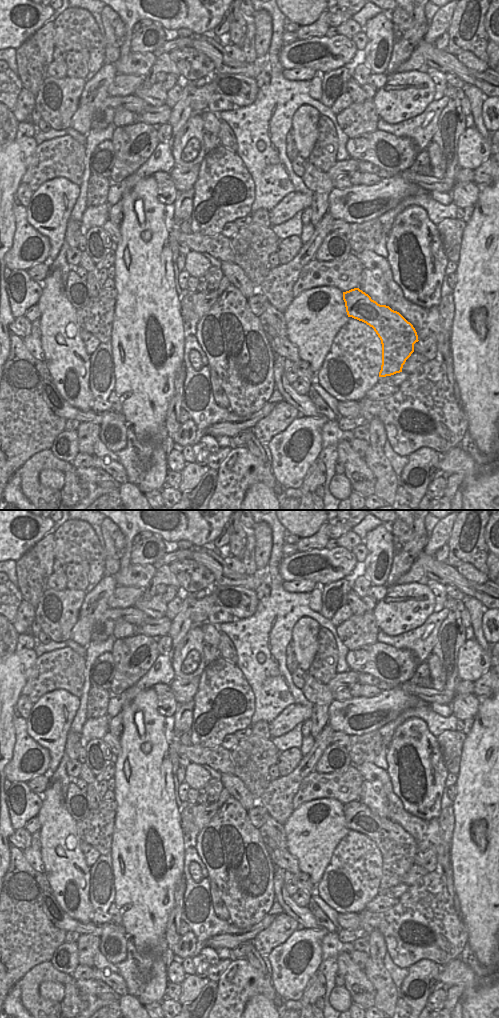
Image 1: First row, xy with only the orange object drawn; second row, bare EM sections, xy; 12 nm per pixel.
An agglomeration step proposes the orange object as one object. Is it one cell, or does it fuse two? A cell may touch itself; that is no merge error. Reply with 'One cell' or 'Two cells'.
Two cells.

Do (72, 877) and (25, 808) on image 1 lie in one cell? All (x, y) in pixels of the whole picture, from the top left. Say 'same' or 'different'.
different

